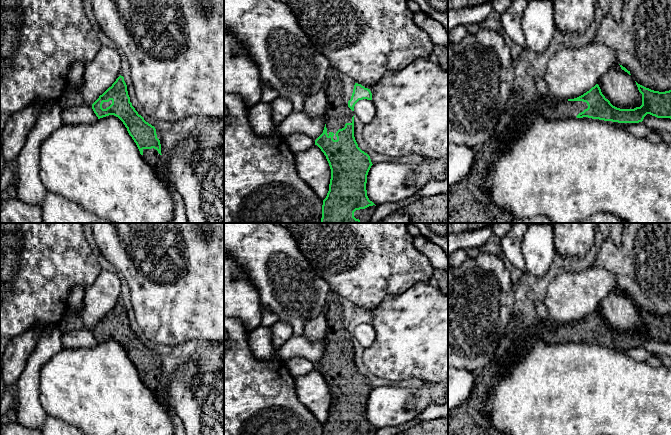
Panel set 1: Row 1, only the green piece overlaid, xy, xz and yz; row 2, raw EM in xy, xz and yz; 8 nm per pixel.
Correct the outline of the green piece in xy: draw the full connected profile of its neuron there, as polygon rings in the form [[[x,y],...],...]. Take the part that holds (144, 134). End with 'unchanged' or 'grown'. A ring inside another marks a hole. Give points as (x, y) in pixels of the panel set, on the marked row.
[[[120,75],[112,86],[99,96],[92,104],[92,109],[98,119],[109,115],[118,117],[136,143],[140,154],[151,165],[158,178],[164,182],[167,181],[160,158],[161,144],[157,138],[156,129],[132,106],[123,76]]] | grown

